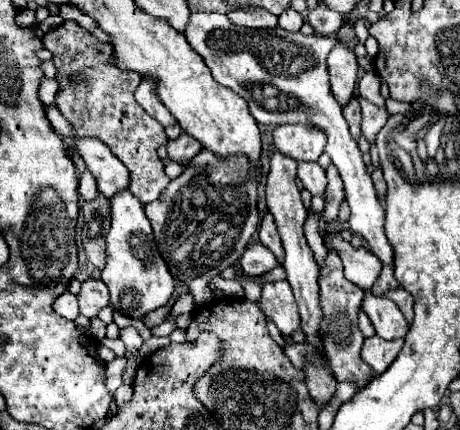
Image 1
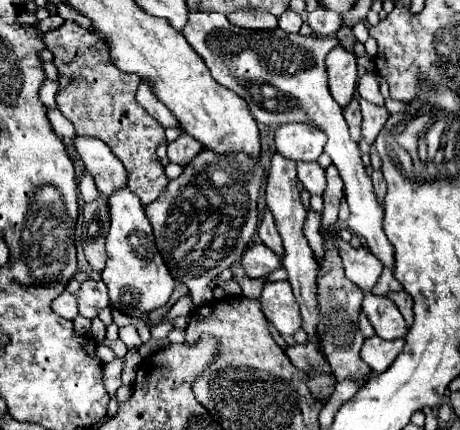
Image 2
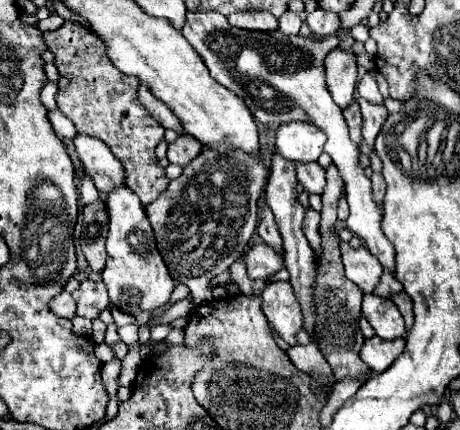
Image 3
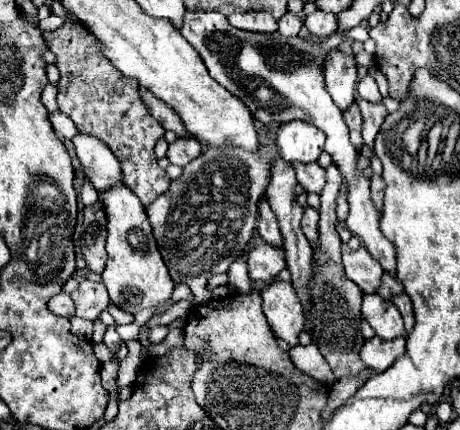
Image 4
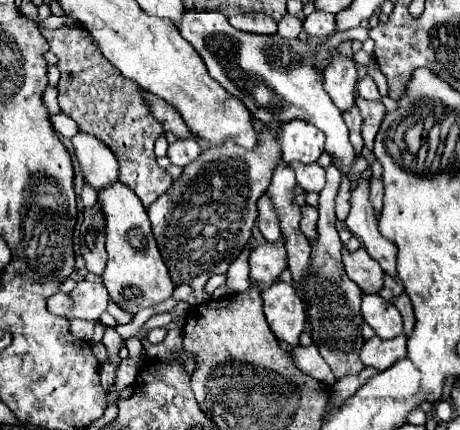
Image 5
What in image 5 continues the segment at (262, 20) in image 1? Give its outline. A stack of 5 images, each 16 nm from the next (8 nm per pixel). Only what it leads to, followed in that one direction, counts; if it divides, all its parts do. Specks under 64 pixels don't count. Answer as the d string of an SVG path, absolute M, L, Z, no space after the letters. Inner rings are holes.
M236 14L228 18L234 28L242 32L258 32L258 34L276 34L276 22L266 14Z

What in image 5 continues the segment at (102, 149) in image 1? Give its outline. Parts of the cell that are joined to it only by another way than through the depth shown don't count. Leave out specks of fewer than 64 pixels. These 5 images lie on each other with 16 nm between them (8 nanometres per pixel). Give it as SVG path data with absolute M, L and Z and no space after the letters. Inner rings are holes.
M78 132L72 138L76 158L80 162L80 172L86 184L102 190L118 182L118 162L112 150L98 138Z

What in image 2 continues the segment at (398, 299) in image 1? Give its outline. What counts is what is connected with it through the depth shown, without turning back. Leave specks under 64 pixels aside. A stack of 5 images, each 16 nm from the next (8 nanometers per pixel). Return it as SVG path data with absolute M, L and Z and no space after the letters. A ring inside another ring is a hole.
M404 290L392 292L392 296L387 297L400 308L400 312L402 312L402 316L404 316L404 320L406 320L406 326L412 328L412 322L414 322L414 314L412 314L412 298L410 298Z

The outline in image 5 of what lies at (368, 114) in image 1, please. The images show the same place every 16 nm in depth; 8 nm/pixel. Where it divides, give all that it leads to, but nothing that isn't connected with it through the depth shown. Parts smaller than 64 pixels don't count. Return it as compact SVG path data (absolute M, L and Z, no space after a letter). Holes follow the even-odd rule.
M356 98L356 106L360 108L360 114L362 114L362 138L364 138L364 146L368 150L372 150L372 144L374 144L374 136L380 128L380 122L386 114L386 108L380 104L380 102L370 102L370 100L364 100L364 98Z

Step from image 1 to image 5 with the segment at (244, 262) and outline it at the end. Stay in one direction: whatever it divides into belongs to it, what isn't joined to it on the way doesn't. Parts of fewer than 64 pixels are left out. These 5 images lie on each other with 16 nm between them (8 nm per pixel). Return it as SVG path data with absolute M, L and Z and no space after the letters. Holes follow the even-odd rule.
M284 236L276 244L262 244L250 252L250 276L262 284L262 288L270 288L280 274L288 268L288 252L284 248Z

